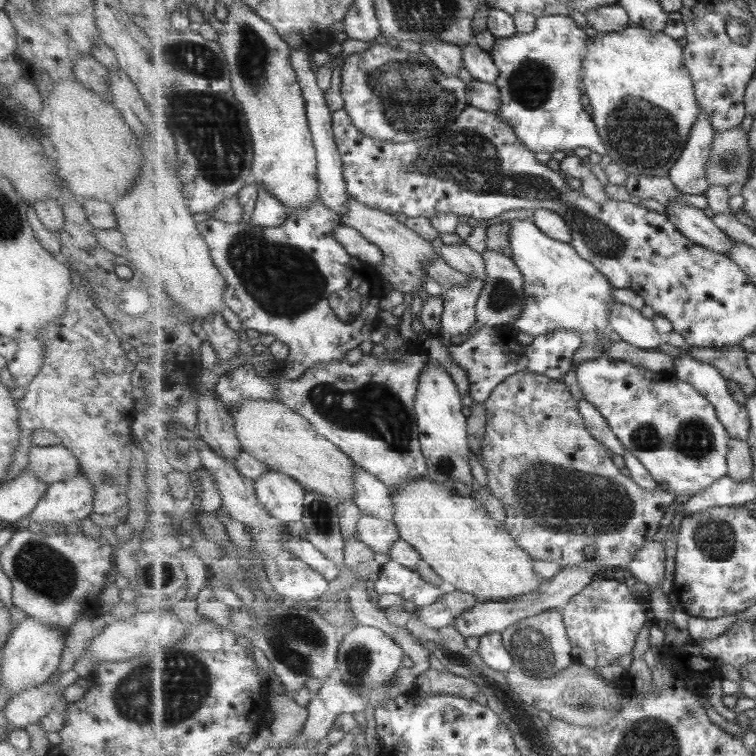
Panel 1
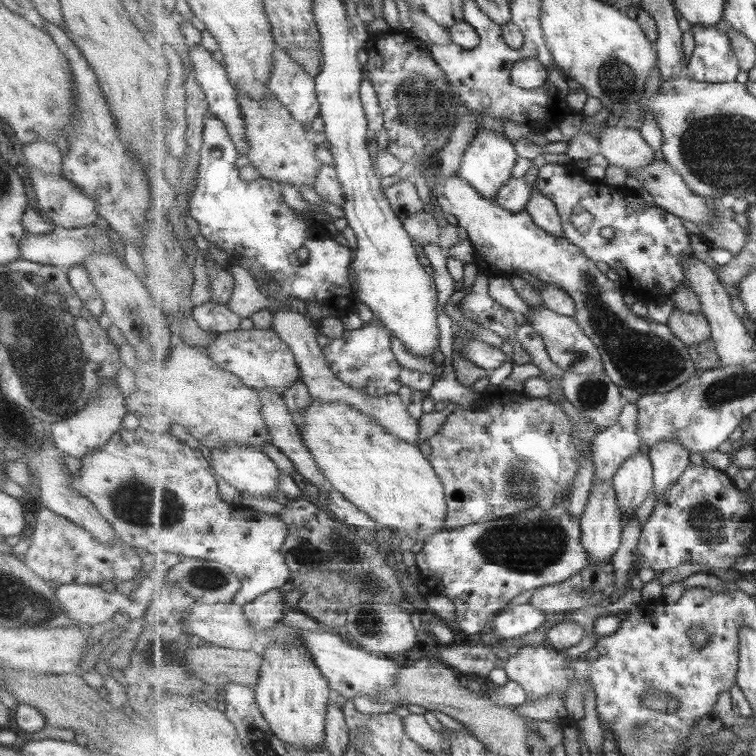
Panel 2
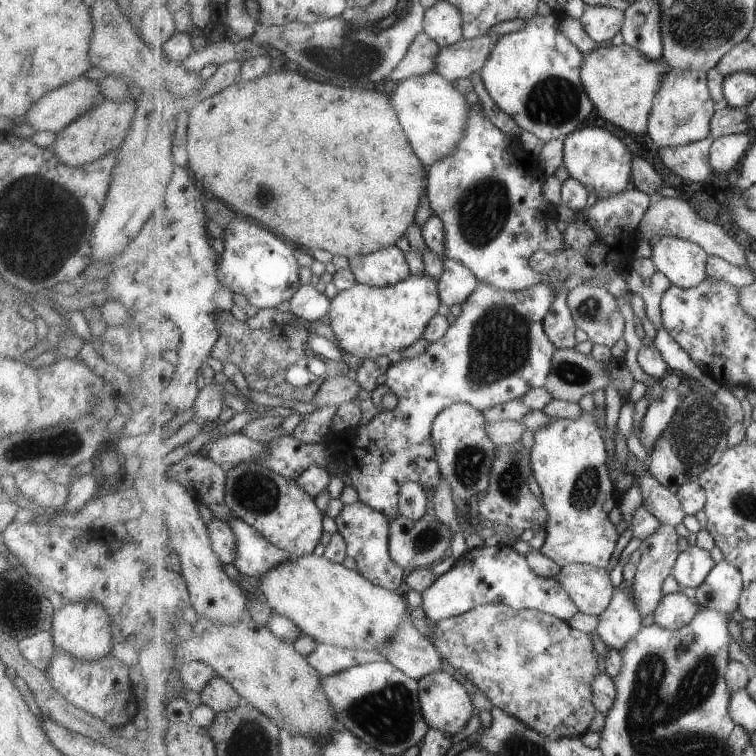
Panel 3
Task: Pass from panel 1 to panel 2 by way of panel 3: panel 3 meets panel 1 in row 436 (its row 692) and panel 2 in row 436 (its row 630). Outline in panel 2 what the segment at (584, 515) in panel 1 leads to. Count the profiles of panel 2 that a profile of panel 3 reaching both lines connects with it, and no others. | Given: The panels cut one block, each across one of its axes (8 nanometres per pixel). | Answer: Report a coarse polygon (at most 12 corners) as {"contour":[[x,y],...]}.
{"contour":[[503,388],[420,445],[443,531],[571,498],[580,432]]}

